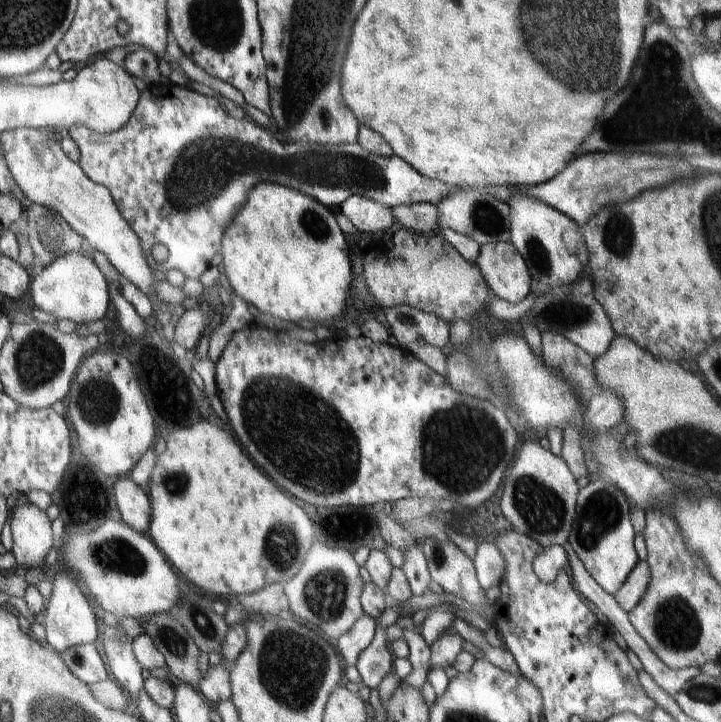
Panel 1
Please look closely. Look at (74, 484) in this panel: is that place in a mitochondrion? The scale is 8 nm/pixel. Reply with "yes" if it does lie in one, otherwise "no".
no

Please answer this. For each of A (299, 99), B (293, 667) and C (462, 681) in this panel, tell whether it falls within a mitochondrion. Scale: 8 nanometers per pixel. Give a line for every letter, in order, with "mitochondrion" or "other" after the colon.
A: mitochondrion
B: mitochondrion
C: other

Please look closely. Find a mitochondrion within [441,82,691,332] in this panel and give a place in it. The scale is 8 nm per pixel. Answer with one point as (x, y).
(618, 233)

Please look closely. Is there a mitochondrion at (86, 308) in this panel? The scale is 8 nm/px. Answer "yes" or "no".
no

